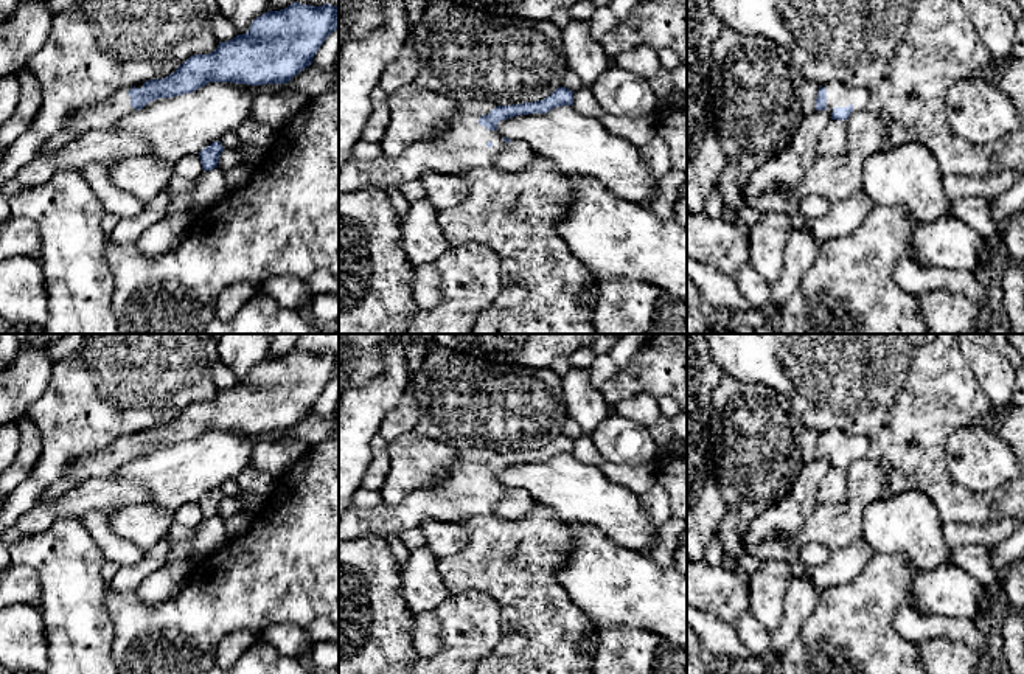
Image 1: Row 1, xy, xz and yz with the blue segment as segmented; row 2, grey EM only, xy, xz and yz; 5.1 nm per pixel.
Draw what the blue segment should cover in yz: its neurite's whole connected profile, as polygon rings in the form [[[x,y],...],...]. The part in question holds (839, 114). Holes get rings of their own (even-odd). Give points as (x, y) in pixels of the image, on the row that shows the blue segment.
[[[838,81],[820,85],[816,110],[825,110],[831,120],[848,121],[853,113],[869,109],[869,92],[862,87],[847,87]]]

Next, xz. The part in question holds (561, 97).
[[[558,87],[541,101],[497,106],[482,116],[458,112],[438,134],[410,144],[395,158],[350,158],[339,168],[339,193],[398,188],[406,182],[420,180],[427,171],[457,174],[461,169],[493,168],[497,154],[511,141],[497,132],[499,121],[547,113],[561,106],[573,106],[573,92],[566,87]]]

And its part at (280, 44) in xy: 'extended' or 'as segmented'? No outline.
extended

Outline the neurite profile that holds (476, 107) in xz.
[[[472,101],[472,102],[460,102],[461,112],[471,112],[472,115],[482,116],[488,115],[497,104],[493,101]]]

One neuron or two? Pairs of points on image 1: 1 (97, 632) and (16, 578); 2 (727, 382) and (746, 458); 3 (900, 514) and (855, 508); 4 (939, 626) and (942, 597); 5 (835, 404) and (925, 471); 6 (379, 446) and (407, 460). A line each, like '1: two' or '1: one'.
1: two
2: one
3: two
4: two
5: one
6: two

